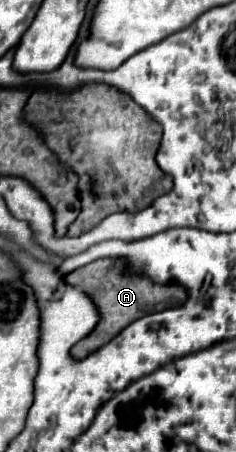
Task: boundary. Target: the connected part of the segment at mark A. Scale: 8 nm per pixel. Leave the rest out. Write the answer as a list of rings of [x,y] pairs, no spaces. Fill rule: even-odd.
[[[110,258],[96,260],[92,264],[84,266],[84,268],[78,268],[74,272],[66,274],[64,282],[68,282],[70,286],[82,288],[84,294],[90,296],[90,300],[94,302],[94,306],[98,308],[98,314],[100,314],[96,328],[72,346],[70,354],[76,360],[82,360],[90,352],[102,348],[106,342],[110,342],[116,334],[120,334],[134,320],[142,318],[146,314],[152,314],[152,312],[160,312],[160,310],[166,310],[166,308],[180,306],[186,300],[184,288],[180,288],[176,284],[170,284],[170,286],[152,284],[148,278],[142,278],[142,276],[126,276],[126,274],[122,274],[122,260],[110,260]],[[106,312],[108,312],[108,316],[106,316]]]

